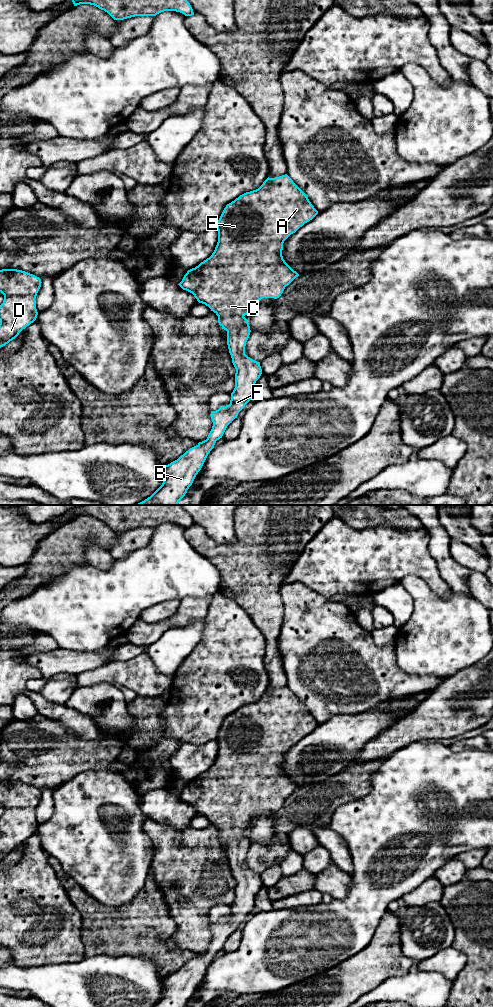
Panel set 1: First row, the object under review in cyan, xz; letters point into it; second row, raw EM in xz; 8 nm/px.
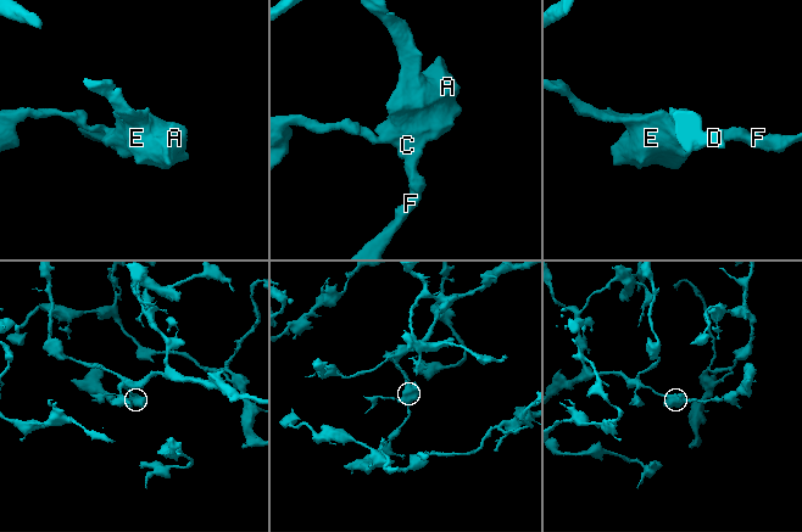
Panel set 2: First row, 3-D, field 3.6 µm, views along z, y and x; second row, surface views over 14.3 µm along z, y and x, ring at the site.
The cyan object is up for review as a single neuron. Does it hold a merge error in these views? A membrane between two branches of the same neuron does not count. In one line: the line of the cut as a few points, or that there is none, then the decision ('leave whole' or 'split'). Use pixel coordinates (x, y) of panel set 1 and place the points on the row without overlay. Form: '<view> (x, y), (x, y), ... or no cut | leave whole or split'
no cut | leave whole

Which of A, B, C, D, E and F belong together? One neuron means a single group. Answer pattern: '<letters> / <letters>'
A B C D E F

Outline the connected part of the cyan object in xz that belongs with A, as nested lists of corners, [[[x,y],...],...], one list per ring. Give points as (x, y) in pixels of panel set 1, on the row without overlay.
[[[287,687],[267,690],[256,702],[240,707],[224,720],[216,738],[218,754],[212,767],[187,783],[178,796],[208,818],[218,828],[218,835],[227,843],[227,857],[236,881],[235,900],[230,916],[211,923],[212,941],[206,952],[190,960],[177,972],[164,978],[163,995],[152,1007],[185,1007],[201,982],[217,952],[227,938],[254,908],[254,898],[262,886],[260,874],[245,866],[250,838],[244,829],[263,810],[277,811],[299,786],[283,771],[284,753],[318,723],[307,707]]]

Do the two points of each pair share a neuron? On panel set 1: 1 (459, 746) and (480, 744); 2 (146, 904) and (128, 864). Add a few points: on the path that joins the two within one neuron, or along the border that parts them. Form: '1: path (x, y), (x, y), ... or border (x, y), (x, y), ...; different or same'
1: path (464, 744), (475, 744); same
2: border (150, 869), (143, 887), (127, 903), (122, 905); different

